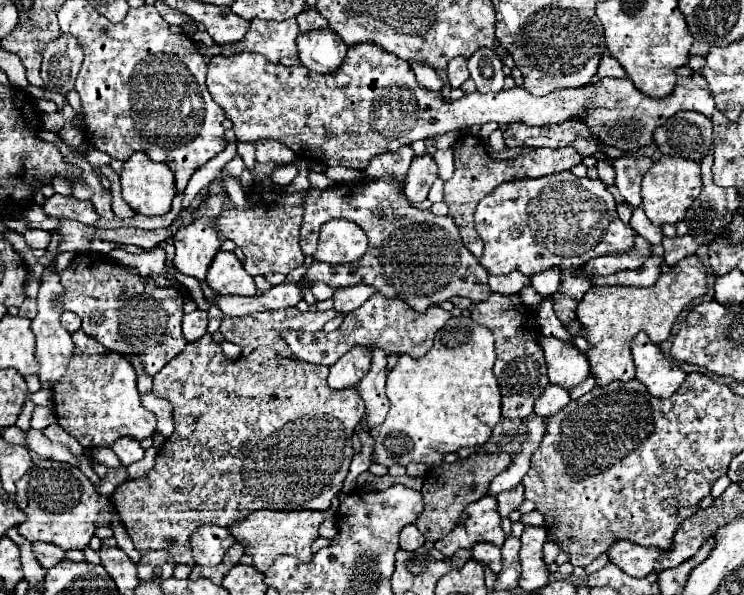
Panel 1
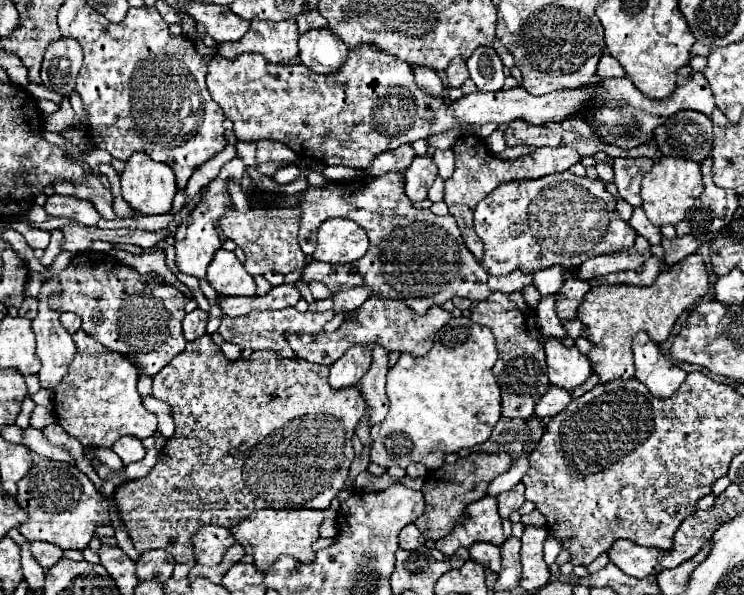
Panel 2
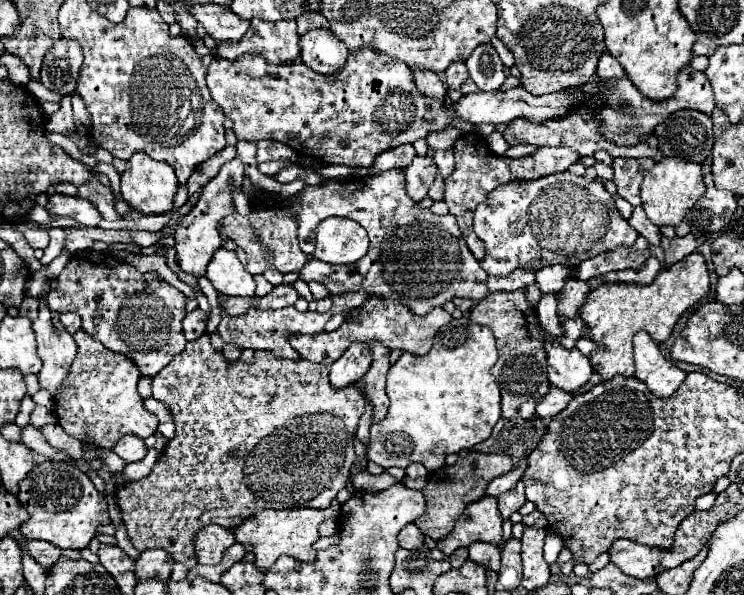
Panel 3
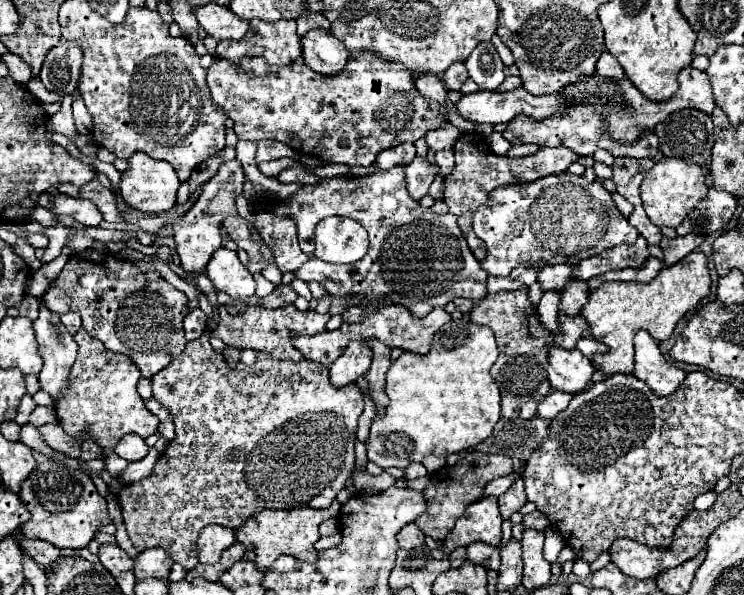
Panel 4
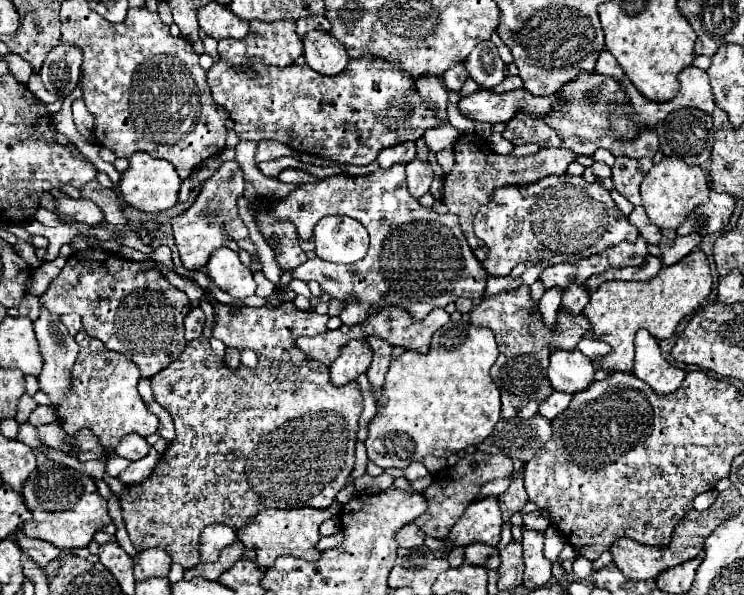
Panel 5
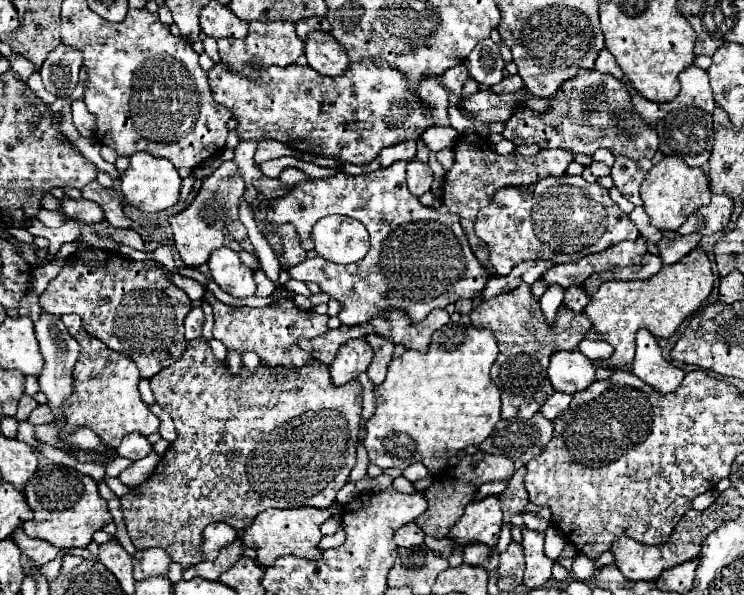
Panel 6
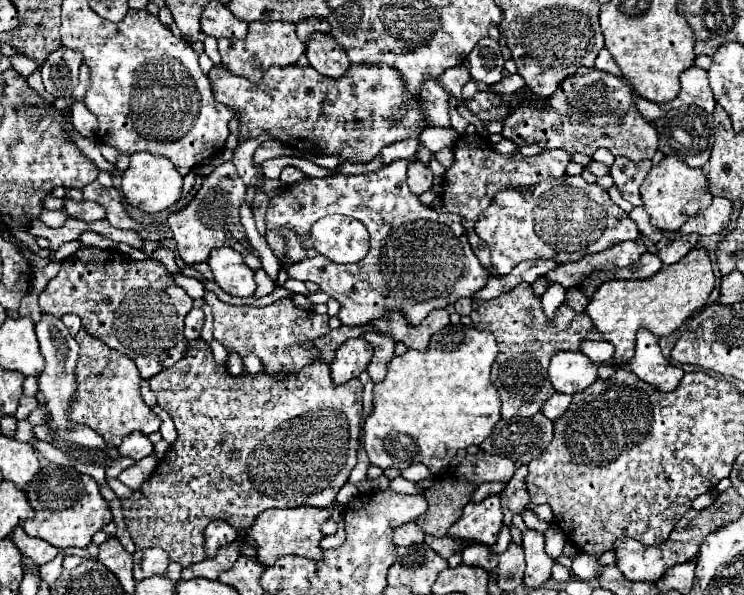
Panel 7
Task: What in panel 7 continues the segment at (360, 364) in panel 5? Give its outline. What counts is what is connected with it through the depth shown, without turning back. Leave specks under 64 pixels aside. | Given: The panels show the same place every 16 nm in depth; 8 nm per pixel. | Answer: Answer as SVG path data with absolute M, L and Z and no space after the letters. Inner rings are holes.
M364 338L348 340L348 344L340 346L334 362L330 364L330 374L334 384L346 384L352 378L358 378L360 372L368 368L372 360L372 346Z

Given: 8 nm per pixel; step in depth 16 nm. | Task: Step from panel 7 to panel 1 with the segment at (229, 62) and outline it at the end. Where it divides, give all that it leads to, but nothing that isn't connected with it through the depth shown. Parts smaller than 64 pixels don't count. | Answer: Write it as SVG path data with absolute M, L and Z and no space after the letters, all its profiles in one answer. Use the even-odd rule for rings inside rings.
M296 18L282 22L276 20L252 20L252 26L240 44L224 46L224 56L232 56L242 50L258 52L270 62L280 62L284 56L296 56L296 36L298 36Z

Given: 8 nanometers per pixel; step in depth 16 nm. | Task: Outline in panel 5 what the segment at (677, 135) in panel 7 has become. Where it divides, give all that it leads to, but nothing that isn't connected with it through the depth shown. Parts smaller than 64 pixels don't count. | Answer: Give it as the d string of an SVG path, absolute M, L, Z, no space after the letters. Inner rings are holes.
M682 108L668 114L654 130L664 156L676 156L688 164L706 166L714 144L710 114L696 108Z

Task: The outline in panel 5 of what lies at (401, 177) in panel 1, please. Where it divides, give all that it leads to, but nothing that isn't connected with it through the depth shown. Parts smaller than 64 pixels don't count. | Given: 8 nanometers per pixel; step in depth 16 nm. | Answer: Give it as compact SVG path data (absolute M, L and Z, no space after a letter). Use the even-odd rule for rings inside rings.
M406 142L406 144L398 144L398 146L392 146L392 148L384 148L384 152L376 158L378 166L380 168L390 168L394 164L408 164L412 162L416 156L416 146L414 142Z

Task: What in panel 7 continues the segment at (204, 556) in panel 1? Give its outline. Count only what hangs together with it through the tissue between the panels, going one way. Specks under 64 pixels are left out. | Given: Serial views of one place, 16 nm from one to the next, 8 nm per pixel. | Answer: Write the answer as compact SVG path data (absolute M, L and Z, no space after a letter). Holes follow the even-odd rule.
M212 522L204 530L204 554L206 558L214 558L218 554L218 548L232 544L238 538L238 532L224 522Z

